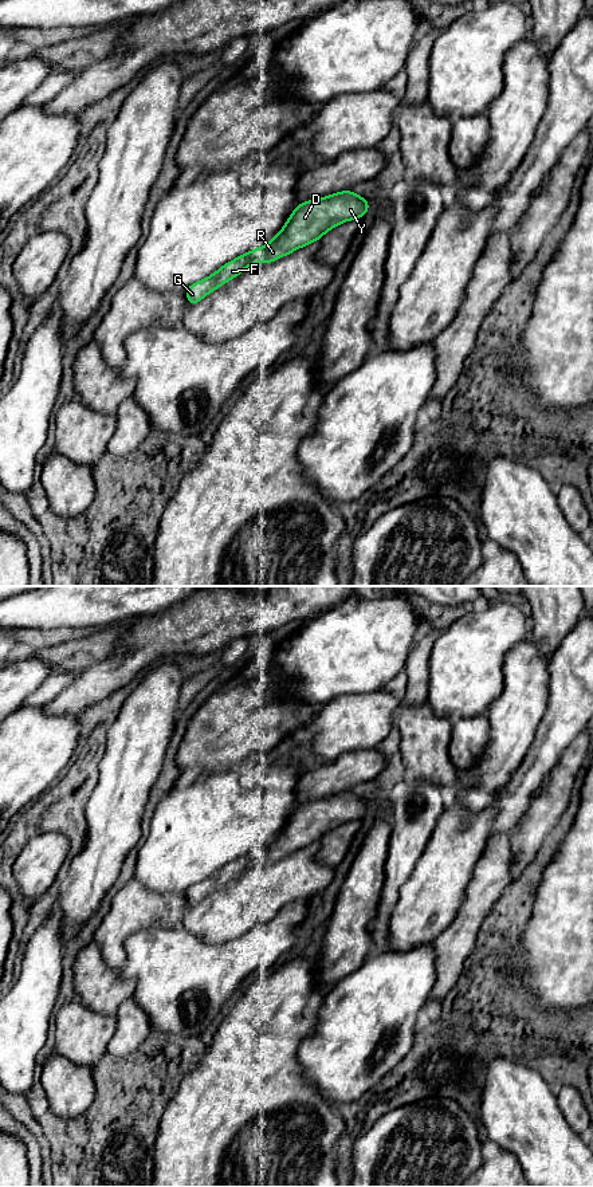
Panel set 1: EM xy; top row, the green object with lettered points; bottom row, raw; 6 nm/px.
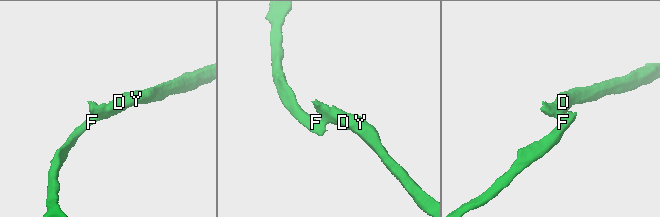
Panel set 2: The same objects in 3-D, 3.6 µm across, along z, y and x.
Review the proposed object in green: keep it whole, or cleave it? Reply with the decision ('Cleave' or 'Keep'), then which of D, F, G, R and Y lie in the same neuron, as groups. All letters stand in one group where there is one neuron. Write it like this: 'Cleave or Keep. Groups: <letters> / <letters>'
Cleave. Groups: D R Y / F G

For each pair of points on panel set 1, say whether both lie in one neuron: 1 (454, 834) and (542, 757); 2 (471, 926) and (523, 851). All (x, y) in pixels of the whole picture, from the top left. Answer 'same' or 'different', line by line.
1: different
2: same

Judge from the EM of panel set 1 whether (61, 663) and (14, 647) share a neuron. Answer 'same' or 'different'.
different

